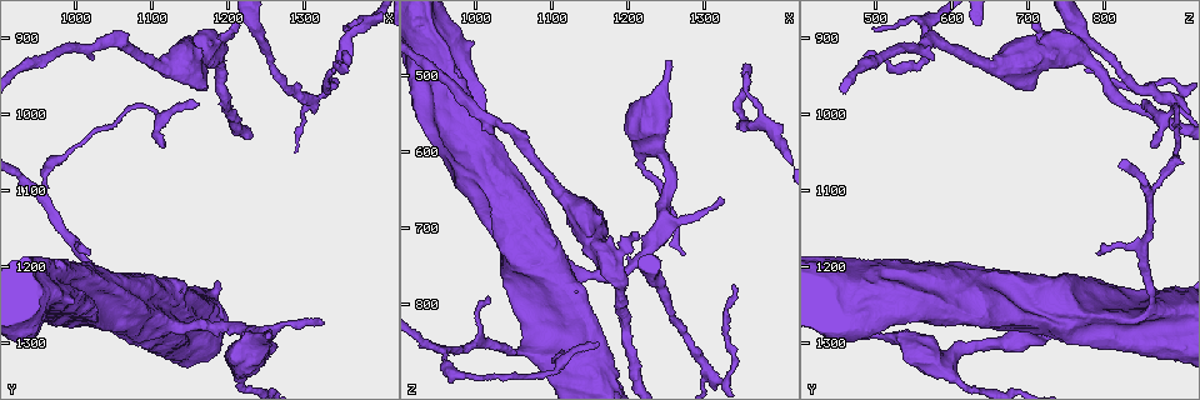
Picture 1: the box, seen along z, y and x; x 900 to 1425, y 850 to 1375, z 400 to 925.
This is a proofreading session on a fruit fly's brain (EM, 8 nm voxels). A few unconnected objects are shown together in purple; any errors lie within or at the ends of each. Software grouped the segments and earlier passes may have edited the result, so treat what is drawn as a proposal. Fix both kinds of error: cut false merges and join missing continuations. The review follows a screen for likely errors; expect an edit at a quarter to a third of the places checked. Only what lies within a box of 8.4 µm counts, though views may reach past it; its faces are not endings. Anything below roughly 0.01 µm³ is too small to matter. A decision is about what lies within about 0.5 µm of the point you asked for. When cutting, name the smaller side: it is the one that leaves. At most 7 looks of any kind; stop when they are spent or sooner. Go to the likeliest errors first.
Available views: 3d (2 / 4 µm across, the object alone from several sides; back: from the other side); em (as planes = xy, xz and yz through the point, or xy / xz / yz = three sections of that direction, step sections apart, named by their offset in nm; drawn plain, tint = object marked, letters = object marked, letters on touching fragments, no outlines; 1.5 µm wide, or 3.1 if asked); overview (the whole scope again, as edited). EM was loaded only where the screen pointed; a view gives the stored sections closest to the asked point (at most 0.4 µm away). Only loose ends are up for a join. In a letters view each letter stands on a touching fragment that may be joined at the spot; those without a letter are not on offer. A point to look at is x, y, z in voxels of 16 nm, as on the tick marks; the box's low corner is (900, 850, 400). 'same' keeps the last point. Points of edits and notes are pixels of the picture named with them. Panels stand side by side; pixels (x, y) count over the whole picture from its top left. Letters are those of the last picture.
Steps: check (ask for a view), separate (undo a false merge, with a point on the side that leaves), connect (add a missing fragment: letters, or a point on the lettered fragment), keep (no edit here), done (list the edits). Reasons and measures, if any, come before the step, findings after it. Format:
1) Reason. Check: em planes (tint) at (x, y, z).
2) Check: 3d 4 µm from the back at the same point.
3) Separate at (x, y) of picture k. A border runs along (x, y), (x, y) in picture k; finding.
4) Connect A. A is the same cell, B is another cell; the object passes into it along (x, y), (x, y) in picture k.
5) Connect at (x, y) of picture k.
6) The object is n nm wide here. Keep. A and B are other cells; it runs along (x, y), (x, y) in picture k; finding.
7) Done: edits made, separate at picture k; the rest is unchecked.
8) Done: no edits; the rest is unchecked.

Three arms meet. Check: em xy step 4 (letters) at (1310, 980, 895).

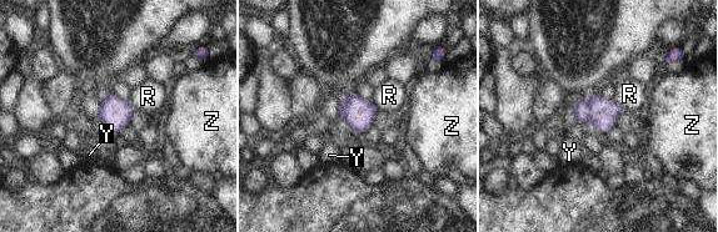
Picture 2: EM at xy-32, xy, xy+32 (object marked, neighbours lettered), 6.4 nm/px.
Separate at (359, 114) of picture 2. R, Y and Z are other cells; a border runs along (342, 97), (344, 100), (343, 117) in picture 2; two neurons meet here.

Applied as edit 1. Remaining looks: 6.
Three-way junction. Check: 3d 4 µm at (960, 1110, 865).

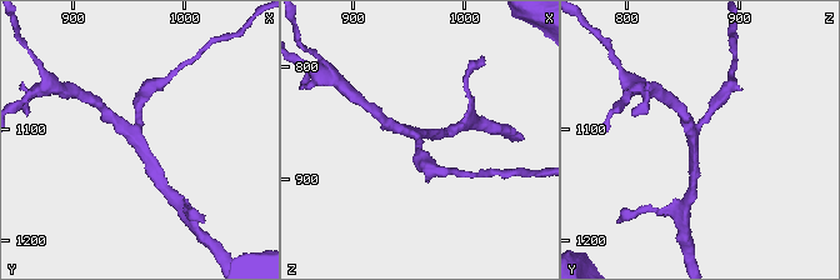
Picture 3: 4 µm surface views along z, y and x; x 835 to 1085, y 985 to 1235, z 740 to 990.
3 arms meet here; the arms are 160, 170, 220 nm wide. Check: em xz step 8 (tint) at (960, 1108, 860).

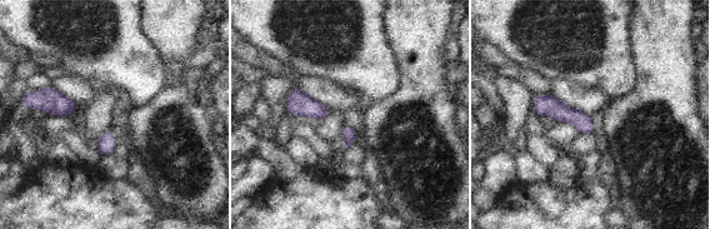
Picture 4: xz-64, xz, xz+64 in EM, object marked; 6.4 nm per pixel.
Check: em planes (letters) at the same point.

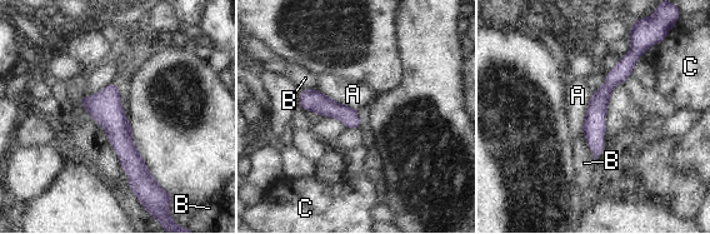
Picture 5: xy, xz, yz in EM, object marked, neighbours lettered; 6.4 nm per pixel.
Keep. A, B and C are other cells; it runs along (635, 50), (600, 98), (595, 153) in picture 5; one neuron here.

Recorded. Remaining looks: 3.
Branch stops here. Check: em planes (letters) at (1020, 1185, 795).

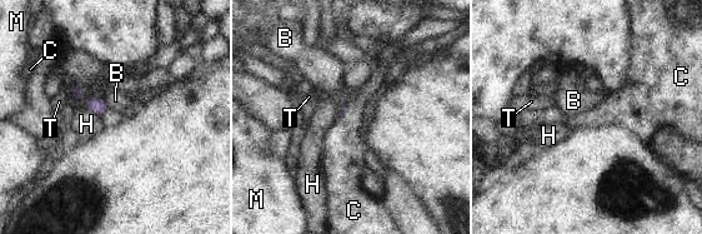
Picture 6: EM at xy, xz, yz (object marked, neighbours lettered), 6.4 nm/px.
Keep. B, C, H, M and T are other cells; a border runs along (106, 108), (101, 115) in picture 6; no lettered fragment goes on from it.

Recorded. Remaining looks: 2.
Done: edits made, separate at picture 2; the rest is unchecked.

